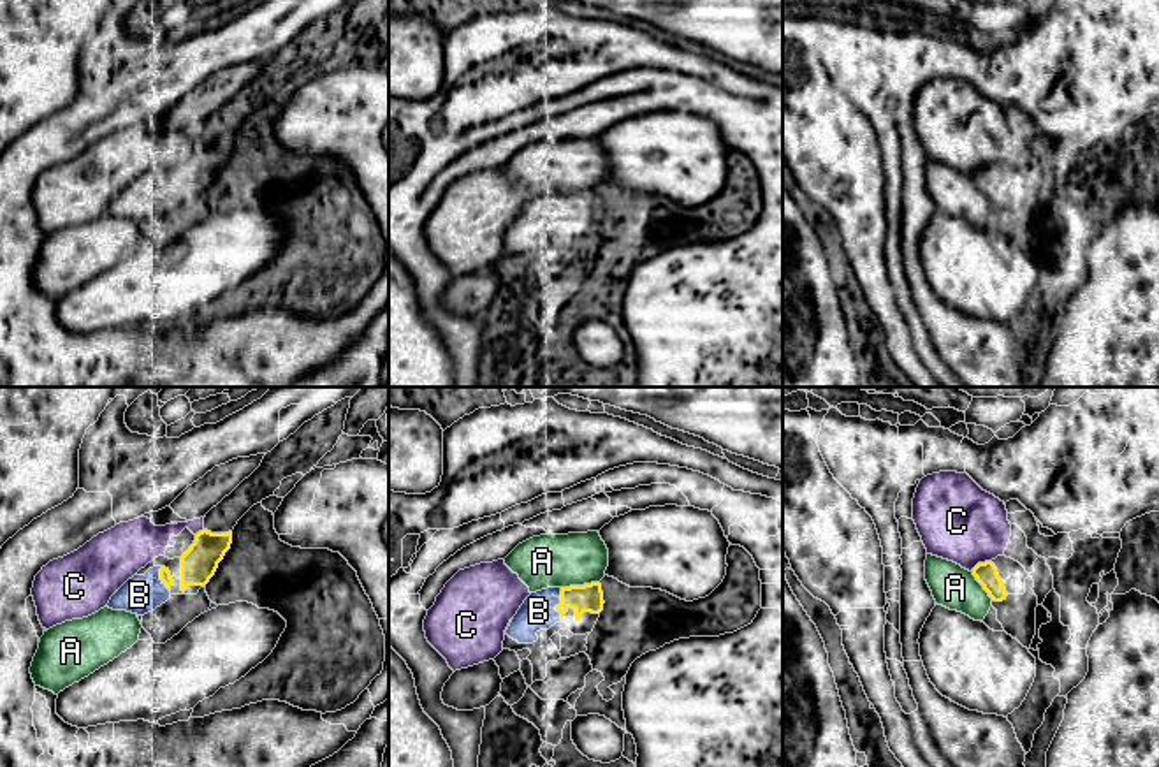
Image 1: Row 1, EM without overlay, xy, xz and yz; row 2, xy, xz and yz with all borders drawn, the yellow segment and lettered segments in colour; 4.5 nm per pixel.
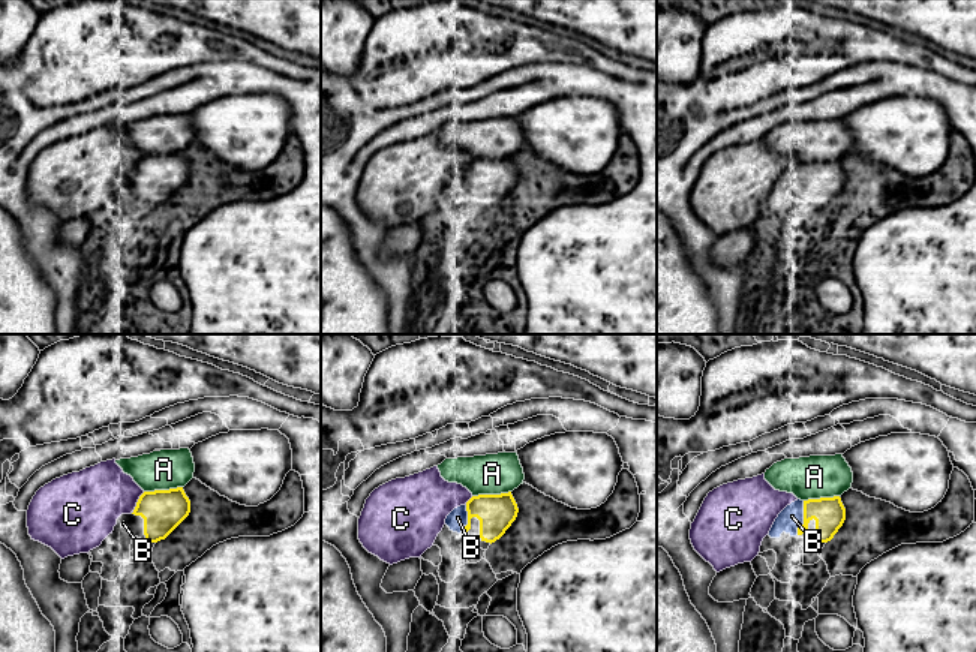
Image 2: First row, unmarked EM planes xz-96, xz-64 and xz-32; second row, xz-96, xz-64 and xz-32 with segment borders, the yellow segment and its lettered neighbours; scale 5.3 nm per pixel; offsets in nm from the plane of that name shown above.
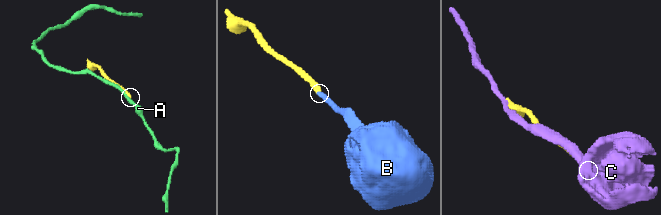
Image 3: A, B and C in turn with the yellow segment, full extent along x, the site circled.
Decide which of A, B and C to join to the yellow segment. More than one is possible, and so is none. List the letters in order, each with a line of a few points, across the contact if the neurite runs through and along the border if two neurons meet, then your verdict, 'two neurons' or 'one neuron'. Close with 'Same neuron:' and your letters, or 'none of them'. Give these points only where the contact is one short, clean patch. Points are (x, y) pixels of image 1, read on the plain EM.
A: two neurons
B: xz (590, 203), (561, 208), (539, 217) | one neuron
C: two neurons
Same neuron: B

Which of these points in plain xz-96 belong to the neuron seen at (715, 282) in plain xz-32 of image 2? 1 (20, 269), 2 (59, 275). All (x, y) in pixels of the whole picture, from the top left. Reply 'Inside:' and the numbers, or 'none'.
Inside: 2

